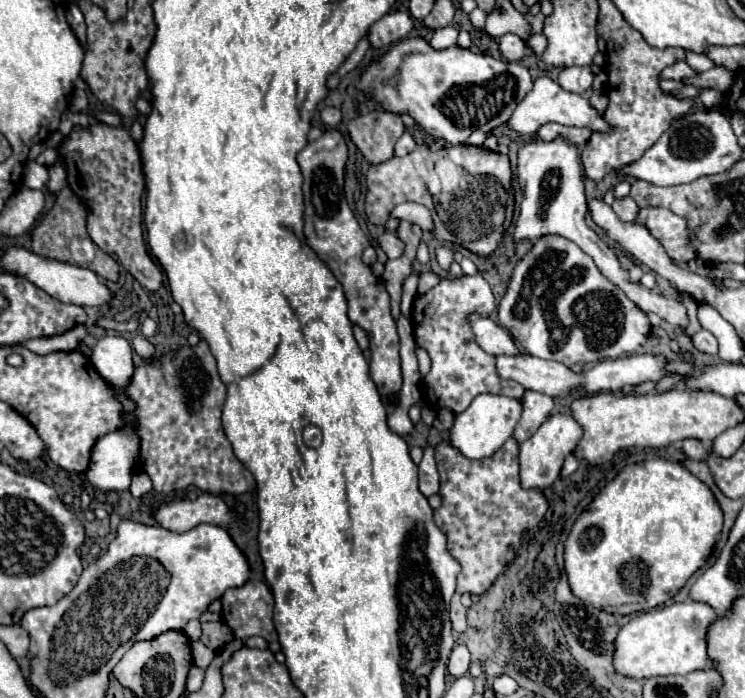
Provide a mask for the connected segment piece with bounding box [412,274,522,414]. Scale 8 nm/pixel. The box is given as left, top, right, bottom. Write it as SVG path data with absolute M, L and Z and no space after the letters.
M460 276L460 278L444 278L430 292L414 298L412 318L414 318L414 338L416 344L422 346L430 358L432 368L422 378L424 400L432 404L436 410L448 408L454 414L464 412L470 402L482 394L498 394L520 400L522 388L512 380L500 380L496 368L492 366L492 356L486 354L474 340L474 334L468 326L468 314L478 312L480 316L488 316L496 308L494 294L488 282L480 276Z

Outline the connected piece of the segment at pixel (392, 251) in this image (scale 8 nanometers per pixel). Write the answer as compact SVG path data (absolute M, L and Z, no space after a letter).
M384 232L382 236L378 236L378 244L386 252L388 258L398 258L404 250L404 244L400 242L400 238L394 232Z

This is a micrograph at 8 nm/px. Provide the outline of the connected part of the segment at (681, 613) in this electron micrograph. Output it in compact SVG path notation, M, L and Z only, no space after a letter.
M676 602L658 610L650 610L634 616L624 624L616 636L614 668L628 678L652 678L668 674L688 674L694 670L708 670L712 662L706 656L706 628L718 616L702 602Z

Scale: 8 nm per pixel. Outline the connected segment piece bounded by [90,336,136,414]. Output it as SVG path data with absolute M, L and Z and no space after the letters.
M106 336L92 346L90 356L96 372L106 380L106 384L114 390L118 402L122 402L122 412L132 414L136 404L128 398L126 390L134 376L132 348L122 336Z

